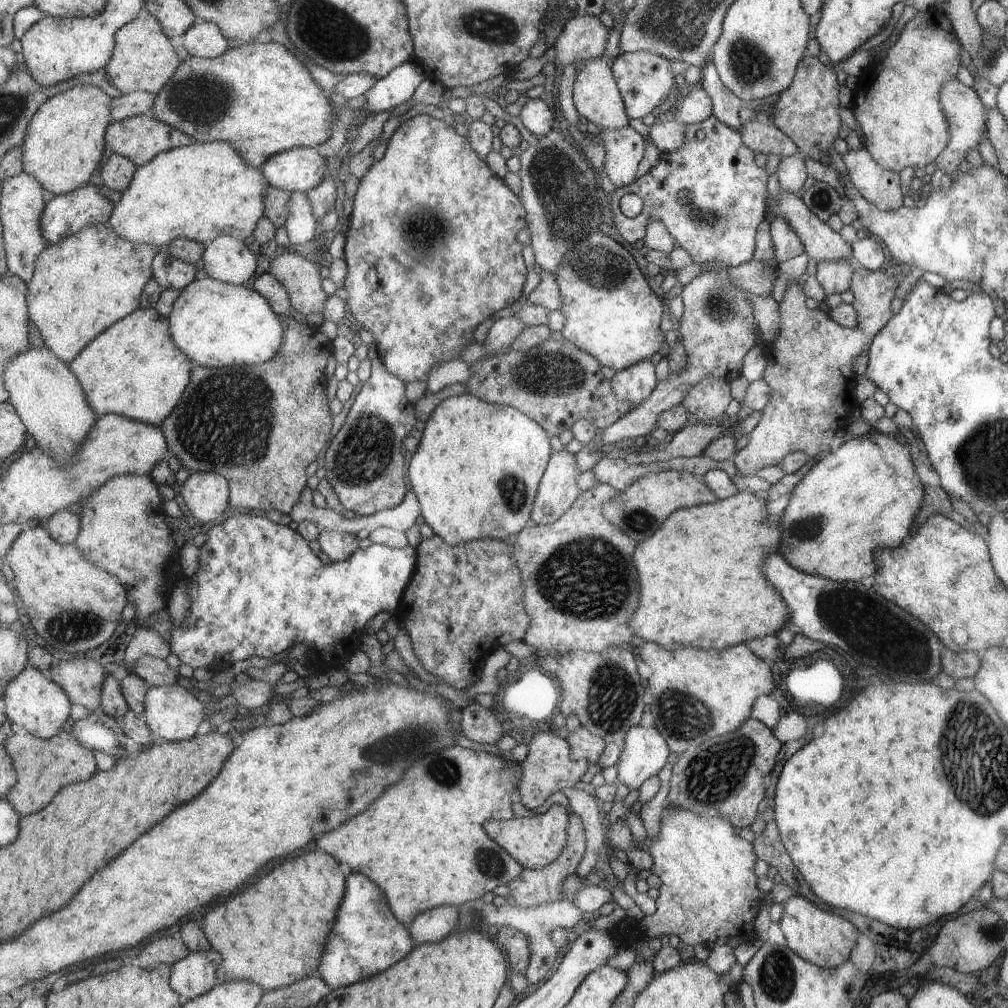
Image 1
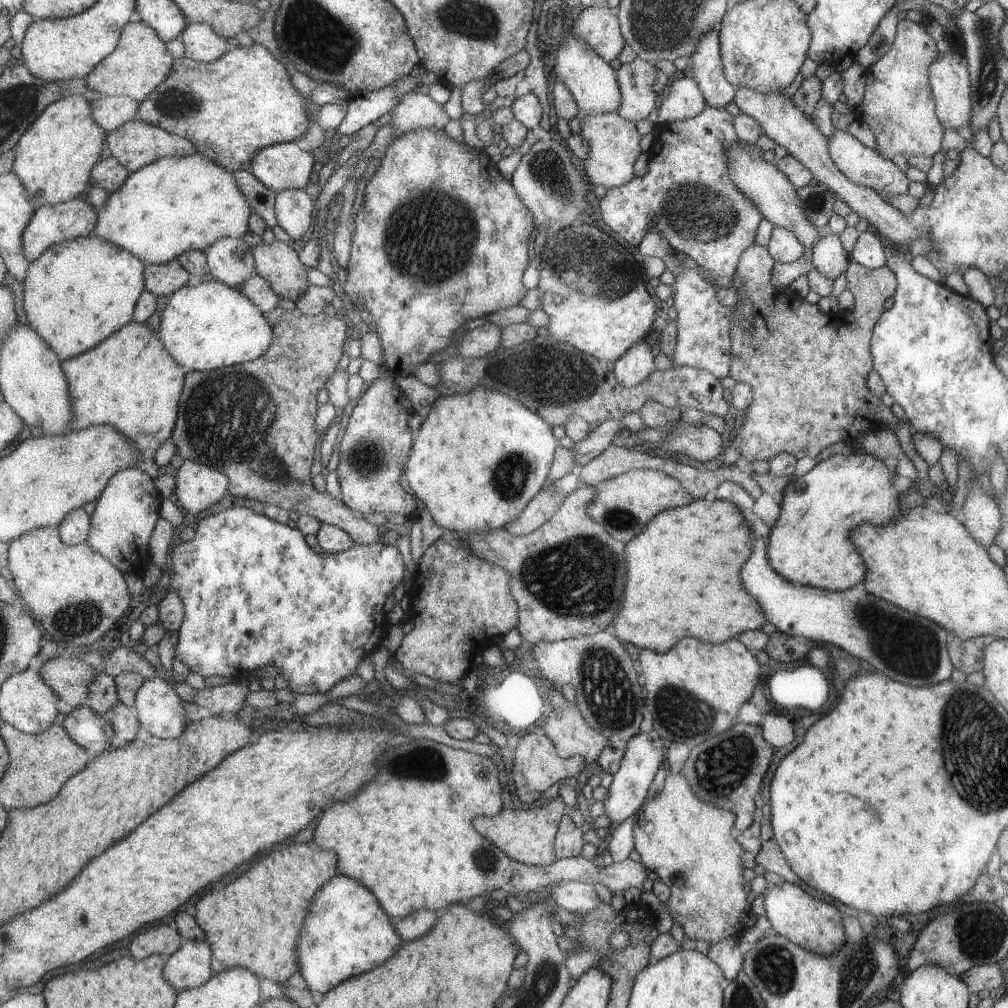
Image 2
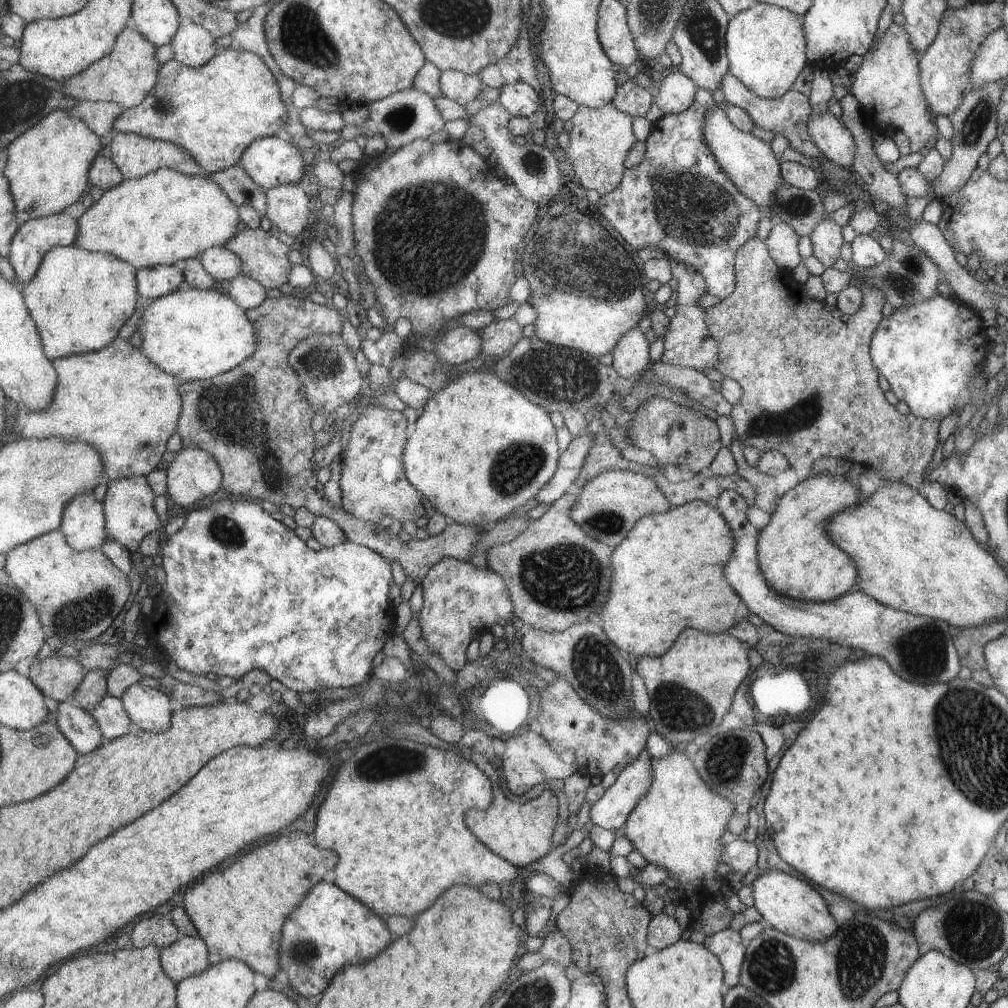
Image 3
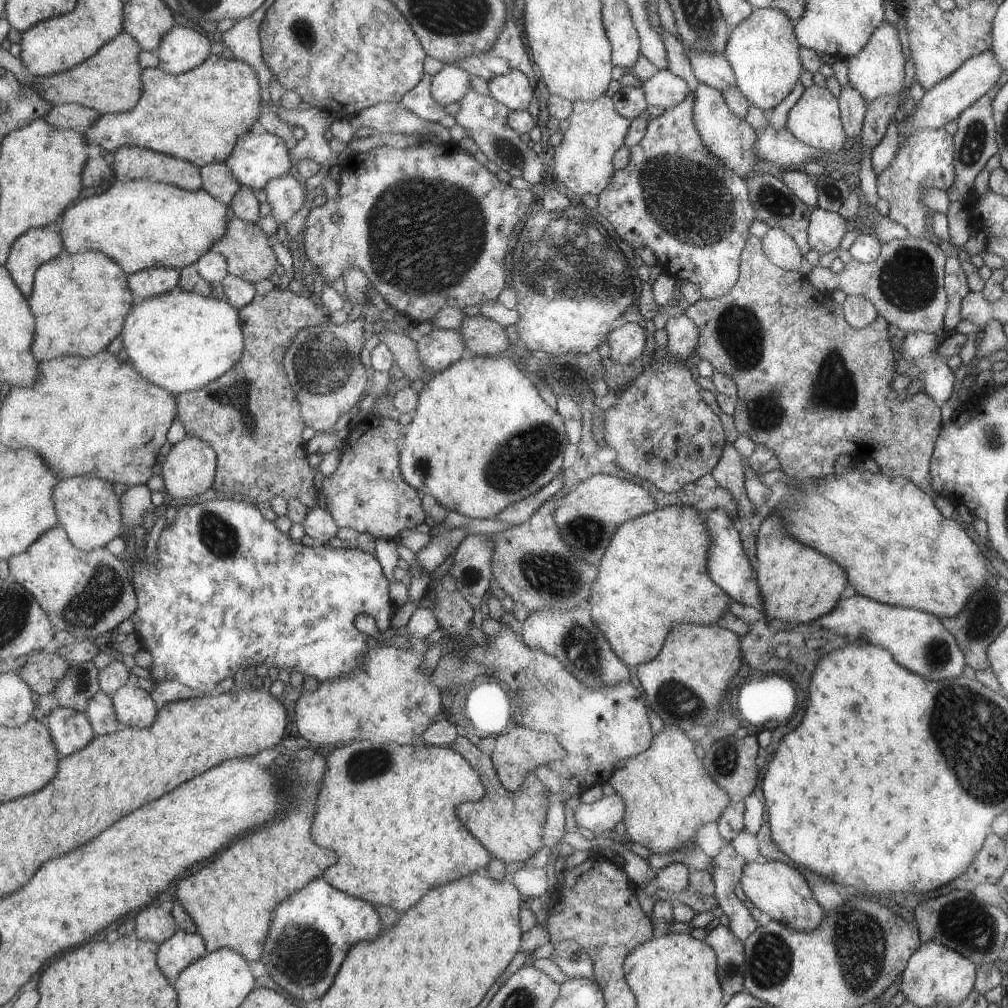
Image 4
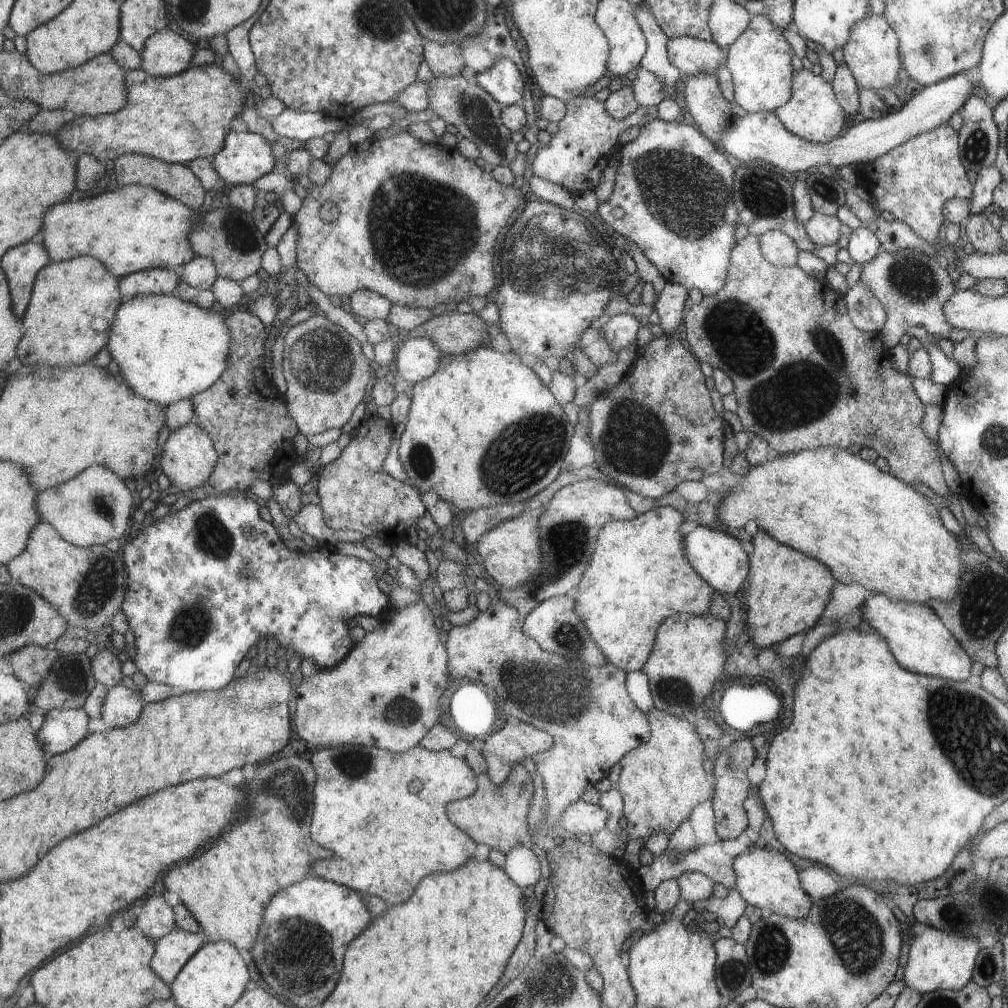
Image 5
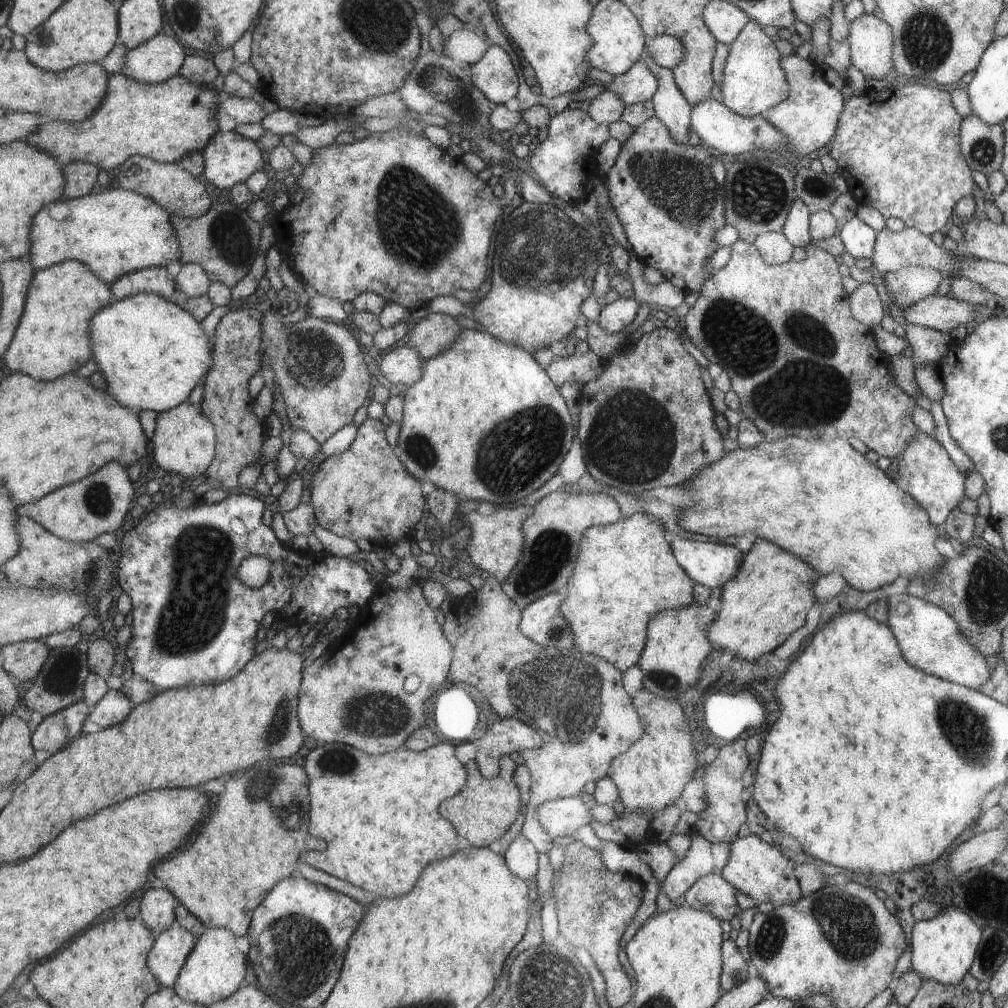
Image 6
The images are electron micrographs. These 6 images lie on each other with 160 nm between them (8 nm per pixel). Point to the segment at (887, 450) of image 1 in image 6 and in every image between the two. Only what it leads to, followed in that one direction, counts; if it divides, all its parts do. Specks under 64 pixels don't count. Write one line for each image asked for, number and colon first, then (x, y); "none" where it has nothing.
2: (810, 544)
3: (798, 559)
4: (797, 584)
5: (786, 591)
6: (767, 600)

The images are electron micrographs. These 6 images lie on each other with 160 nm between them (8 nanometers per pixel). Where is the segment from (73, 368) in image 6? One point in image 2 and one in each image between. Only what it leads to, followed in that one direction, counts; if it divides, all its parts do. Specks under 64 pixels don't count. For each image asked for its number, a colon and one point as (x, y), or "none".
2: (78, 293)
3: (59, 297)
4: (80, 302)
5: (67, 296)

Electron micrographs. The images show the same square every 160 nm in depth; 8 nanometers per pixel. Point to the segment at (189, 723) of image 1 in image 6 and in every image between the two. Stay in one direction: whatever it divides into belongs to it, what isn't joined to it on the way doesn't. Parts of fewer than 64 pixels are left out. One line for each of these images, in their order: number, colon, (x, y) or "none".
2: (161, 711)
3: (150, 709)
4: (135, 708)
5: (123, 706)
6: (115, 706)

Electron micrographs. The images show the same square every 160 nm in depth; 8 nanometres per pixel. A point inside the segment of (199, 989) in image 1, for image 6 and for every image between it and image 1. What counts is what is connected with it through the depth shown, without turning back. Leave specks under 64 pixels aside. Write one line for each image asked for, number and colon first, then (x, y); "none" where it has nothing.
2: (190, 967)
3: (190, 955)
4: (183, 949)
5: (175, 950)
6: (173, 947)

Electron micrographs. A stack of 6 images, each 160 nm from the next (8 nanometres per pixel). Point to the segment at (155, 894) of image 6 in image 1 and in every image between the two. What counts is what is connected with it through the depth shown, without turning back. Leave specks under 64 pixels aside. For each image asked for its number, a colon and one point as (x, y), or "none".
1: (167, 950)
2: (165, 939)
3: (162, 931)
4: (153, 923)
5: (157, 917)

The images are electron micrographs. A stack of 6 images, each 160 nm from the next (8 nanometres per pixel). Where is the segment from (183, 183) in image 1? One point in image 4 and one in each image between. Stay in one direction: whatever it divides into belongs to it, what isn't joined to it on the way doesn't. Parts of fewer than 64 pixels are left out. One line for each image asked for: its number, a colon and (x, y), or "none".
2: (176, 204)
3: (165, 217)
4: (141, 224)

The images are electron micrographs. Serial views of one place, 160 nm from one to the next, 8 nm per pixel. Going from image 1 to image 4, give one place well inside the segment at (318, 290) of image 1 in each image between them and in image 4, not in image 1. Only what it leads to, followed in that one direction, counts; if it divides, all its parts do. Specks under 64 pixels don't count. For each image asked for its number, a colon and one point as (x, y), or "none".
2: (278, 263)
3: (265, 257)
4: (249, 255)

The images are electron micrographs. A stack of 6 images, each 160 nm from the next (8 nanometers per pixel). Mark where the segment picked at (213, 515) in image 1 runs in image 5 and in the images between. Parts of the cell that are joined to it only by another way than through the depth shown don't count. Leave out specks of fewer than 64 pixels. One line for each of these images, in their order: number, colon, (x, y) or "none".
2: (198, 487)
3: (195, 473)
4: (190, 468)
5: (188, 458)

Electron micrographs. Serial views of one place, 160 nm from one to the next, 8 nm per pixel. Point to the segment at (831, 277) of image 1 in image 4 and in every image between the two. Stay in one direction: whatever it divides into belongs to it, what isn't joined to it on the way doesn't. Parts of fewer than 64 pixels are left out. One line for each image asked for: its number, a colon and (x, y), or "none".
2: (828, 257)
3: (825, 239)
4: (824, 229)

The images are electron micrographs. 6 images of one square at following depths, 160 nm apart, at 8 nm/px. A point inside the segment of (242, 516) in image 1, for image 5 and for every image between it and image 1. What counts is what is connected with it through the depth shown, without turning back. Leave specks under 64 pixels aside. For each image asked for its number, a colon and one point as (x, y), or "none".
2: (254, 593)
3: (252, 594)
4: (227, 589)
5: (204, 589)

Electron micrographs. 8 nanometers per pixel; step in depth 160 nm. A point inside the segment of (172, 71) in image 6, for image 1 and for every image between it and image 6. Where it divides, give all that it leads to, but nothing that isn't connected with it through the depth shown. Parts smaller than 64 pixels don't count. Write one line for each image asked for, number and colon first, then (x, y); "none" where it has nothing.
1: (205, 39)
2: (201, 42)
3: (194, 46)
4: (184, 48)
5: (168, 53)

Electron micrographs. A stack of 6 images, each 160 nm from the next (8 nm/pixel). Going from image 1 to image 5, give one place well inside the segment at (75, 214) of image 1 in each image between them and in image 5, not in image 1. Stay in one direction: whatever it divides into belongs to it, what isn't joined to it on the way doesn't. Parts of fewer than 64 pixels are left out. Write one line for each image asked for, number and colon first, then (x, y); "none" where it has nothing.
2: (53, 223)
3: (36, 237)
4: (40, 245)
5: (22, 263)

